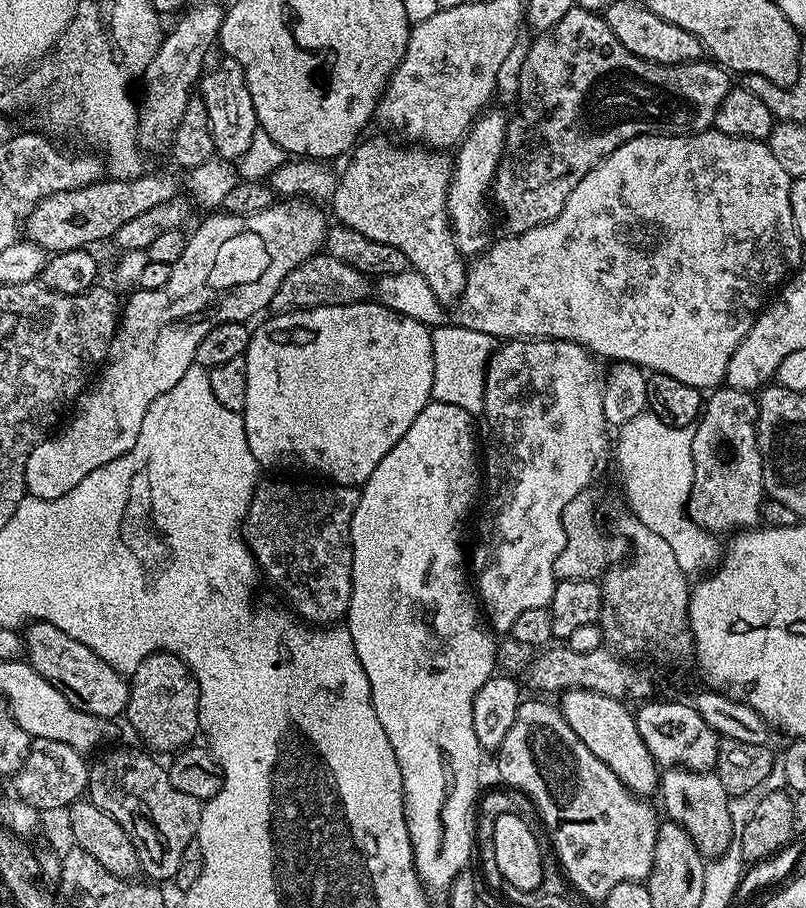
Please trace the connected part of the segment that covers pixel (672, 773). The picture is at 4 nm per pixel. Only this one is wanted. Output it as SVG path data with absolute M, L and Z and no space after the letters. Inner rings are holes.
M670 768L661 775L658 796L664 799L663 815L678 822L694 838L705 858L721 856L727 848L733 847L734 829L730 818L730 797L715 771L691 772L688 768Z

